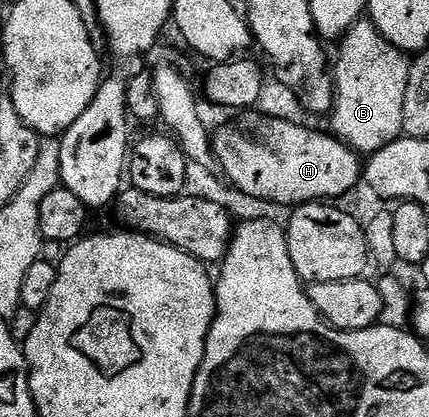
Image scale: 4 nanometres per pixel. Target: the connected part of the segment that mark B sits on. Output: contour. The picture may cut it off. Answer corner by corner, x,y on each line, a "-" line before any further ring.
371,21
354,24
339,40
340,56
334,59
336,102
330,112
331,134
361,156
370,157
404,135
406,85
413,60
399,51

